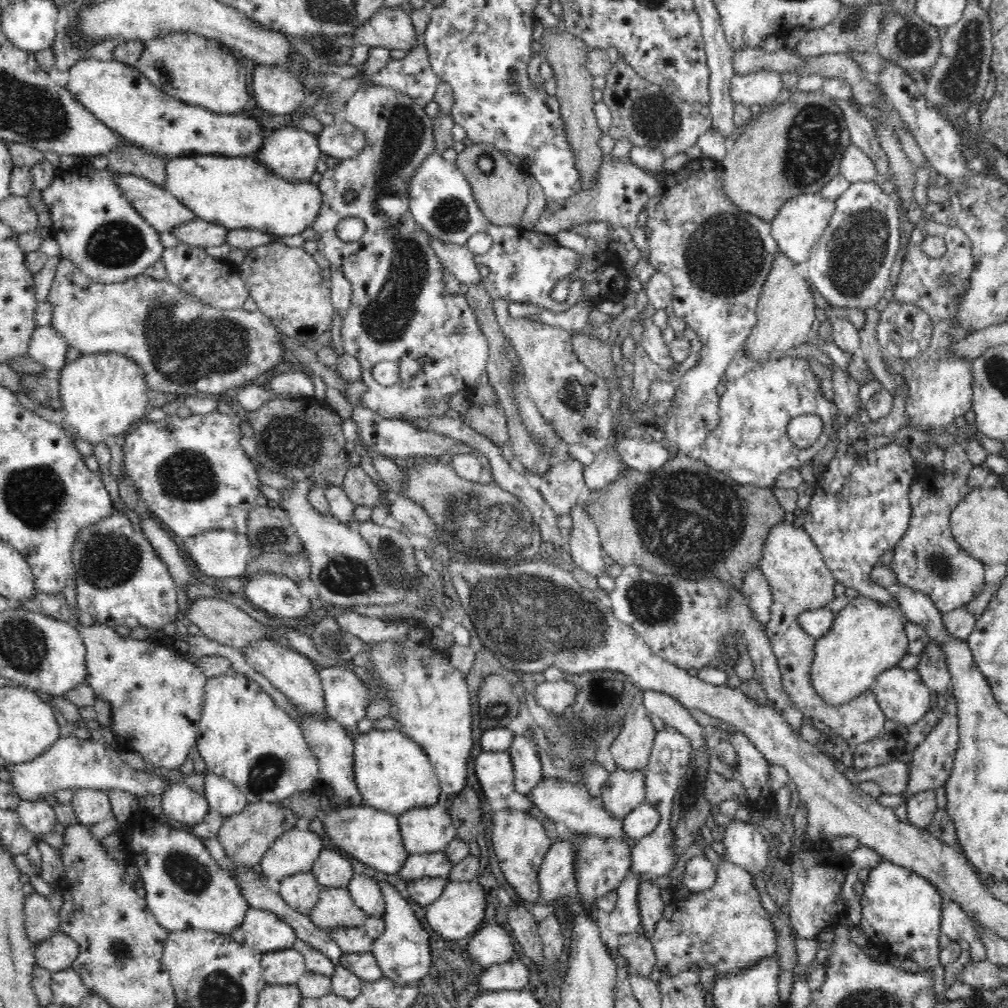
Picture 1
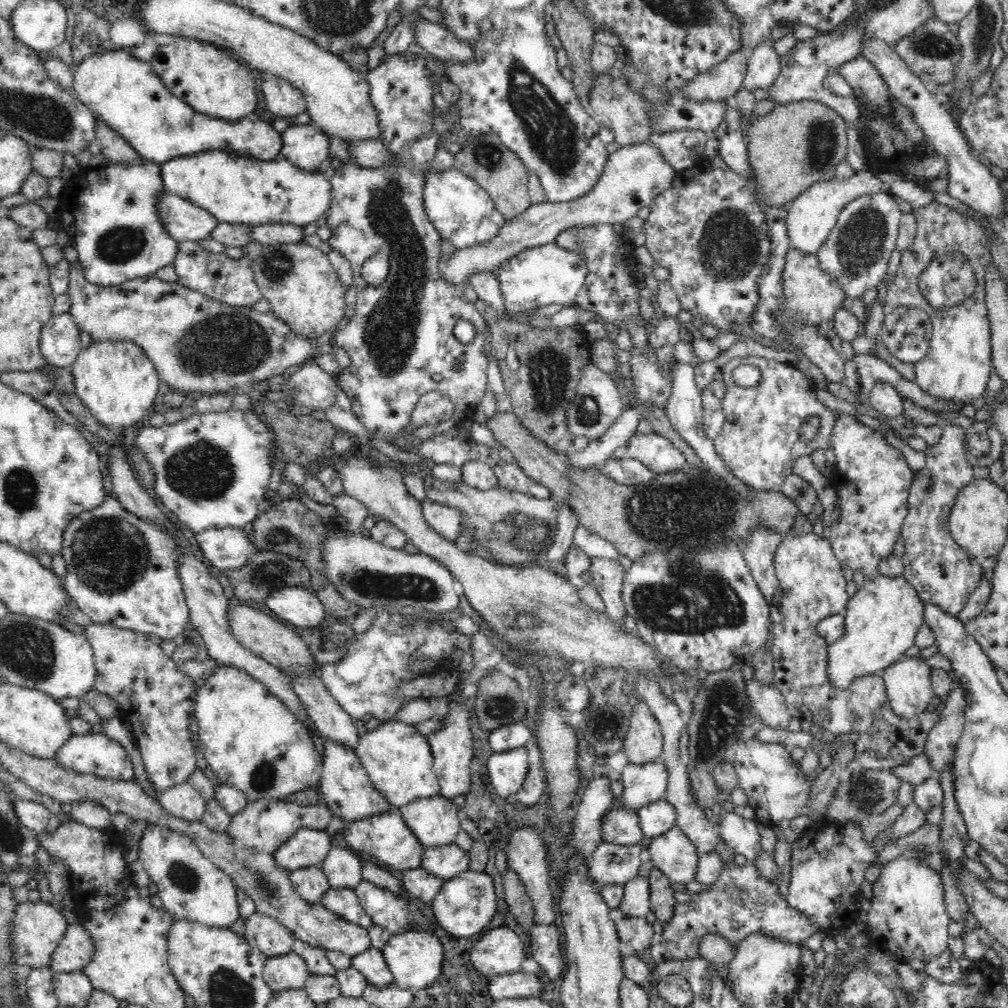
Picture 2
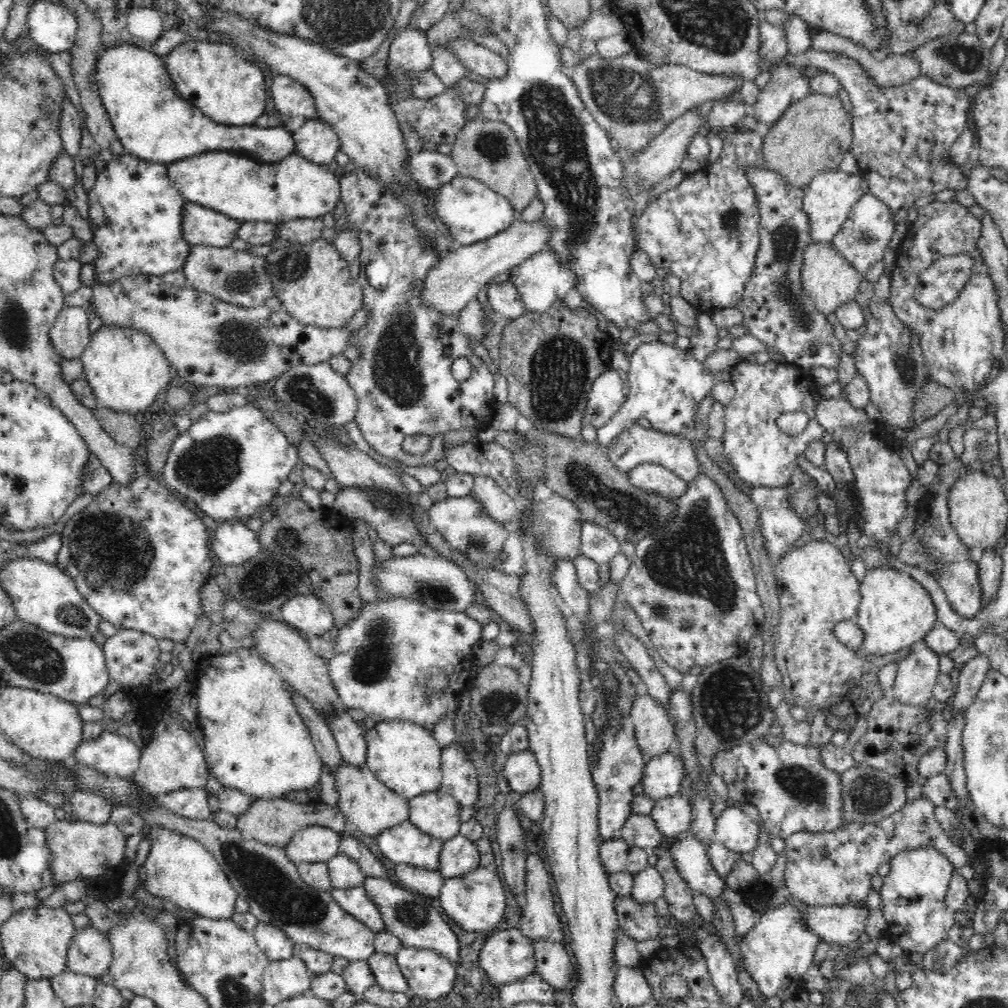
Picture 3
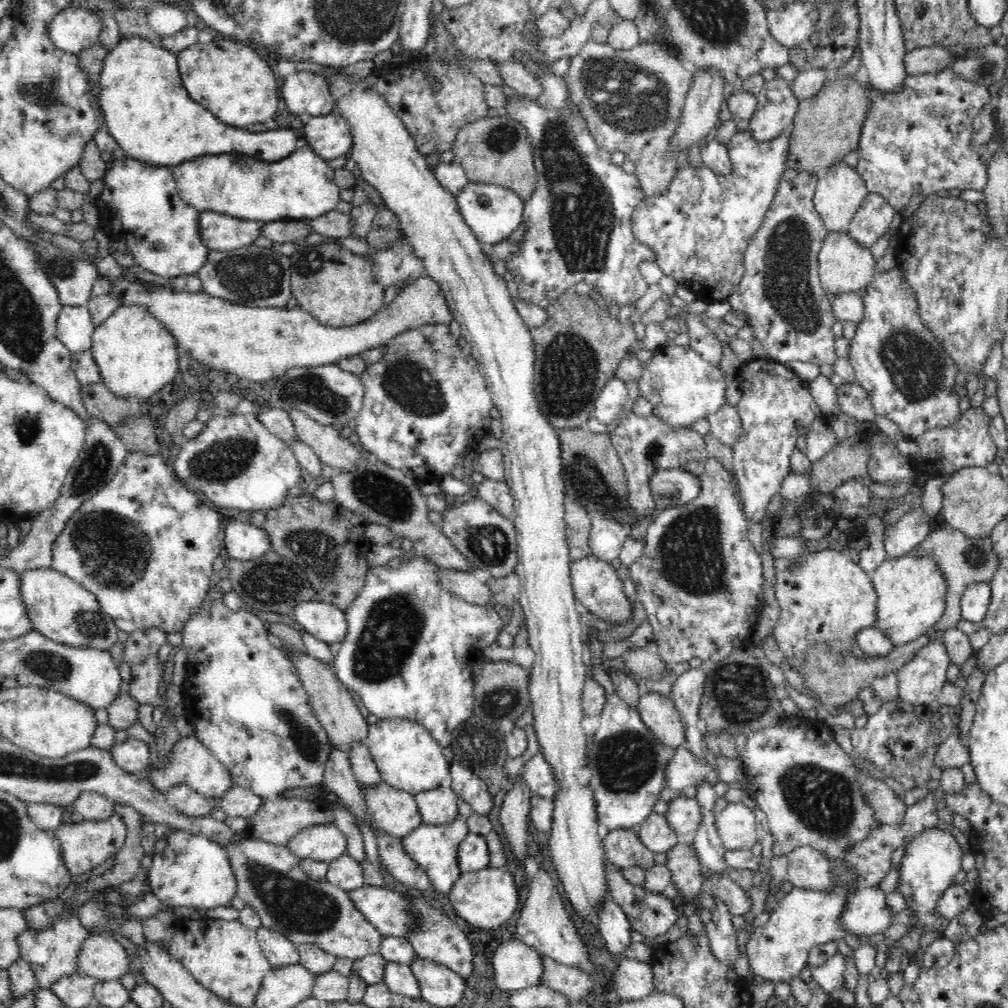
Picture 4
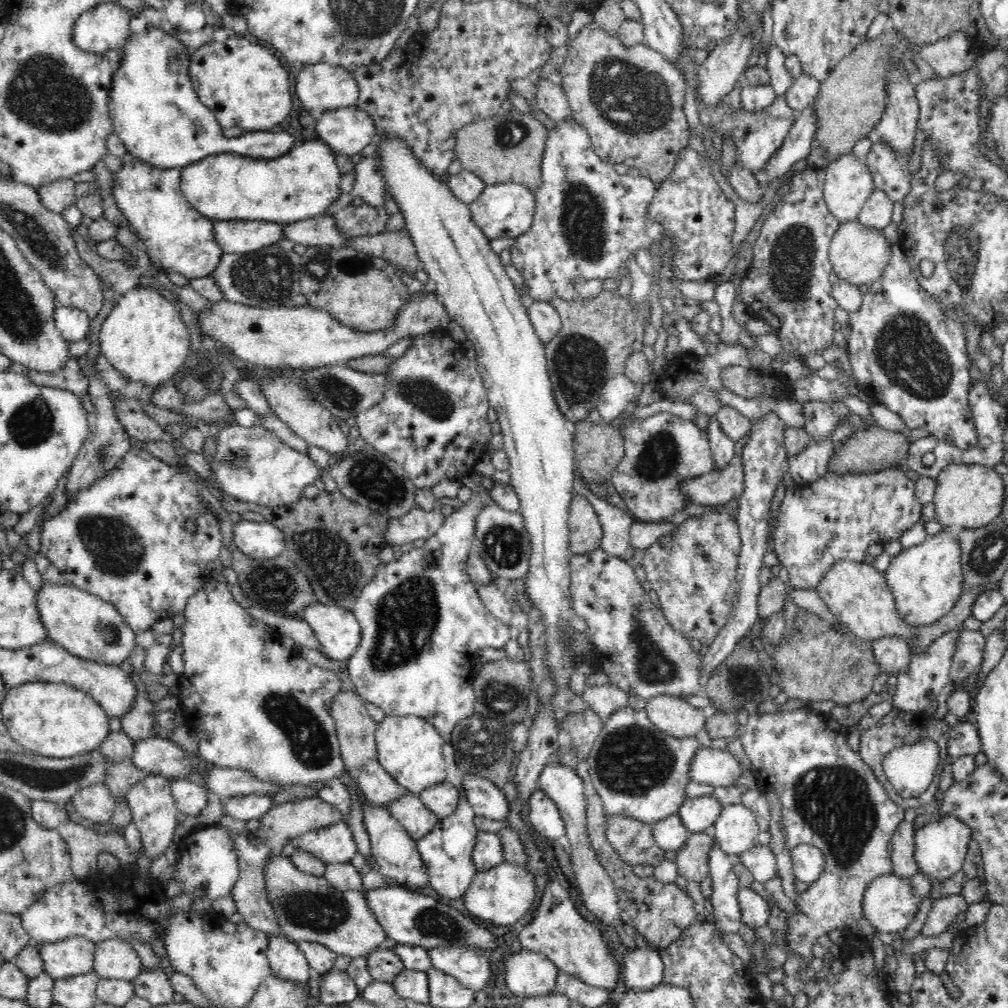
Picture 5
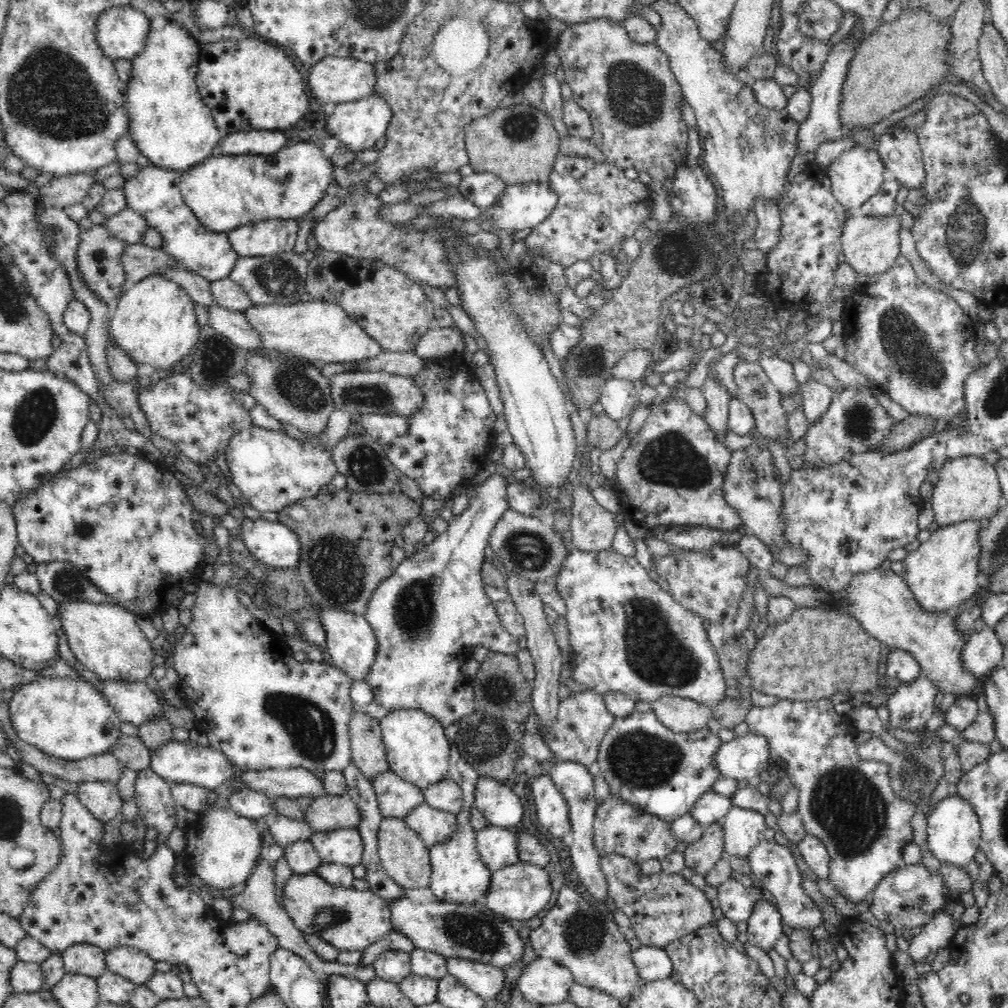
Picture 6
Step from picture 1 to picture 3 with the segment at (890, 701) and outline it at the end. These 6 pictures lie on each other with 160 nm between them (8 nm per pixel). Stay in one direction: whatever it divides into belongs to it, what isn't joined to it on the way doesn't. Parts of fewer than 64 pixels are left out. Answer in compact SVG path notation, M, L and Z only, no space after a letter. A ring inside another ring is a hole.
M929 646L897 662L892 691L902 704L926 707L941 673L943 660Z

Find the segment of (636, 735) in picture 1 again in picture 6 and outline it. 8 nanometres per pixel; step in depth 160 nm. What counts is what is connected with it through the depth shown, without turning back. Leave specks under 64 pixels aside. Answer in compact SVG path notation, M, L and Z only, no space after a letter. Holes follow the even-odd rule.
M661 696L651 703L658 720L672 732L694 732L707 727L713 707L680 696Z

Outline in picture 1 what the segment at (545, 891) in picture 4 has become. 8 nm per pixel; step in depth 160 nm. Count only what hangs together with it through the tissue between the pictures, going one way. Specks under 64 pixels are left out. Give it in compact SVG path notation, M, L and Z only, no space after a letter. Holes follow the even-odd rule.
M509 807L496 810L492 814L492 834L490 838L499 860L499 866L505 876L505 882L512 886L520 899L534 904L544 903L540 899L538 890L538 875L552 841L546 835L542 822L533 818L529 813L516 811Z

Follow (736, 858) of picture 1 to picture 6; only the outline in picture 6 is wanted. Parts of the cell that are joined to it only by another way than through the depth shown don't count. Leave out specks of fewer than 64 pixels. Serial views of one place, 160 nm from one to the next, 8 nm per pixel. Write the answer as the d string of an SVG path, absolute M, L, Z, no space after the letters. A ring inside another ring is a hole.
M734 804L723 820L725 851L734 857L745 856L760 842L766 840L768 830L765 817Z

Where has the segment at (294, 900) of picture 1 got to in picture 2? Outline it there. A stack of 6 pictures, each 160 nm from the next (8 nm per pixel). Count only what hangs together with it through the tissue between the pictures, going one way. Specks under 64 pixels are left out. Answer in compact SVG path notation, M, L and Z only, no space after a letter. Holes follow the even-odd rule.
M319 865L290 871L292 888L310 904L318 904L331 888Z

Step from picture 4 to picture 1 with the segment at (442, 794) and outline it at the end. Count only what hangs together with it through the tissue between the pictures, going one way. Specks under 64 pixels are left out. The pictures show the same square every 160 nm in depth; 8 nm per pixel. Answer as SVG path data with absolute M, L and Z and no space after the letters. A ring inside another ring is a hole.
M435 804L406 812L399 822L404 848L410 855L442 852L456 837L449 810Z

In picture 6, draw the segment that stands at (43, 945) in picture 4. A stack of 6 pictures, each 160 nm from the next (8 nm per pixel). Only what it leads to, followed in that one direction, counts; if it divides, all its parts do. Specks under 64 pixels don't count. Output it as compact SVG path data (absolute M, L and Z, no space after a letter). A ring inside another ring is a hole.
M78 943L60 951L64 970L99 977L106 968L105 950L88 943Z

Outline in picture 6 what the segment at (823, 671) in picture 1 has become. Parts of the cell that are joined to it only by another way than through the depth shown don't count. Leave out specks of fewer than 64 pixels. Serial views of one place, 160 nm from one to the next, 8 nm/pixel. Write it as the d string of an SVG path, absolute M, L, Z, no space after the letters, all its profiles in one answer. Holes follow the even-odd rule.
M966 520L950 526L942 526L932 532L926 542L920 543L918 550L910 552L903 560L902 578L924 610L944 612L958 608L978 592L981 583L978 568L978 556L980 556L978 533L984 526L984 520Z

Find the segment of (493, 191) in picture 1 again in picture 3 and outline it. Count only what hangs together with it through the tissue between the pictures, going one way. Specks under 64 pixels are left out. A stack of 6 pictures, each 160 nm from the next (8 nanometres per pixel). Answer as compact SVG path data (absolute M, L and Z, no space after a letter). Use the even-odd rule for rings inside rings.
M474 119L468 121L454 140L451 157L460 176L482 181L488 188L506 197L516 214L521 213L537 194L537 181L531 173L515 132L503 122Z

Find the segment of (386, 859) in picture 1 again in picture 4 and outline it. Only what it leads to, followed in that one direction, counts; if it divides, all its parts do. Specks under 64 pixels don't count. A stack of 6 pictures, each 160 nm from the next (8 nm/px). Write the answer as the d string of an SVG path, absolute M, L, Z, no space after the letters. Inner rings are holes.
M458 816L451 824L437 826L424 825L419 826L410 835L401 838L401 845L404 852L410 856L414 862L417 862L422 870L426 871L432 886L432 893L450 894L452 886L462 874L458 866L458 845L470 834L468 824L461 816Z

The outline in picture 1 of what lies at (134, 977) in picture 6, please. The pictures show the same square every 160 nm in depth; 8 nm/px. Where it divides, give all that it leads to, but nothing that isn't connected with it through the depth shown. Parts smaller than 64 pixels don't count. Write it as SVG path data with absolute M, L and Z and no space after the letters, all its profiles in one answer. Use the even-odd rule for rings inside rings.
M58 931L49 939L36 943L33 951L36 966L56 972L72 966L79 954L79 944L69 935Z

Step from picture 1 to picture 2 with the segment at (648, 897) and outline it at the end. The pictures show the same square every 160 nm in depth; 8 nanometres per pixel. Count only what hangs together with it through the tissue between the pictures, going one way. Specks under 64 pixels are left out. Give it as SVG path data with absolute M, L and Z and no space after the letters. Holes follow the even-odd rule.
M652 868L649 872L650 881L650 905L651 911L656 917L657 927L668 923L673 915L673 908L676 908L676 901L672 889L672 881L657 868Z

